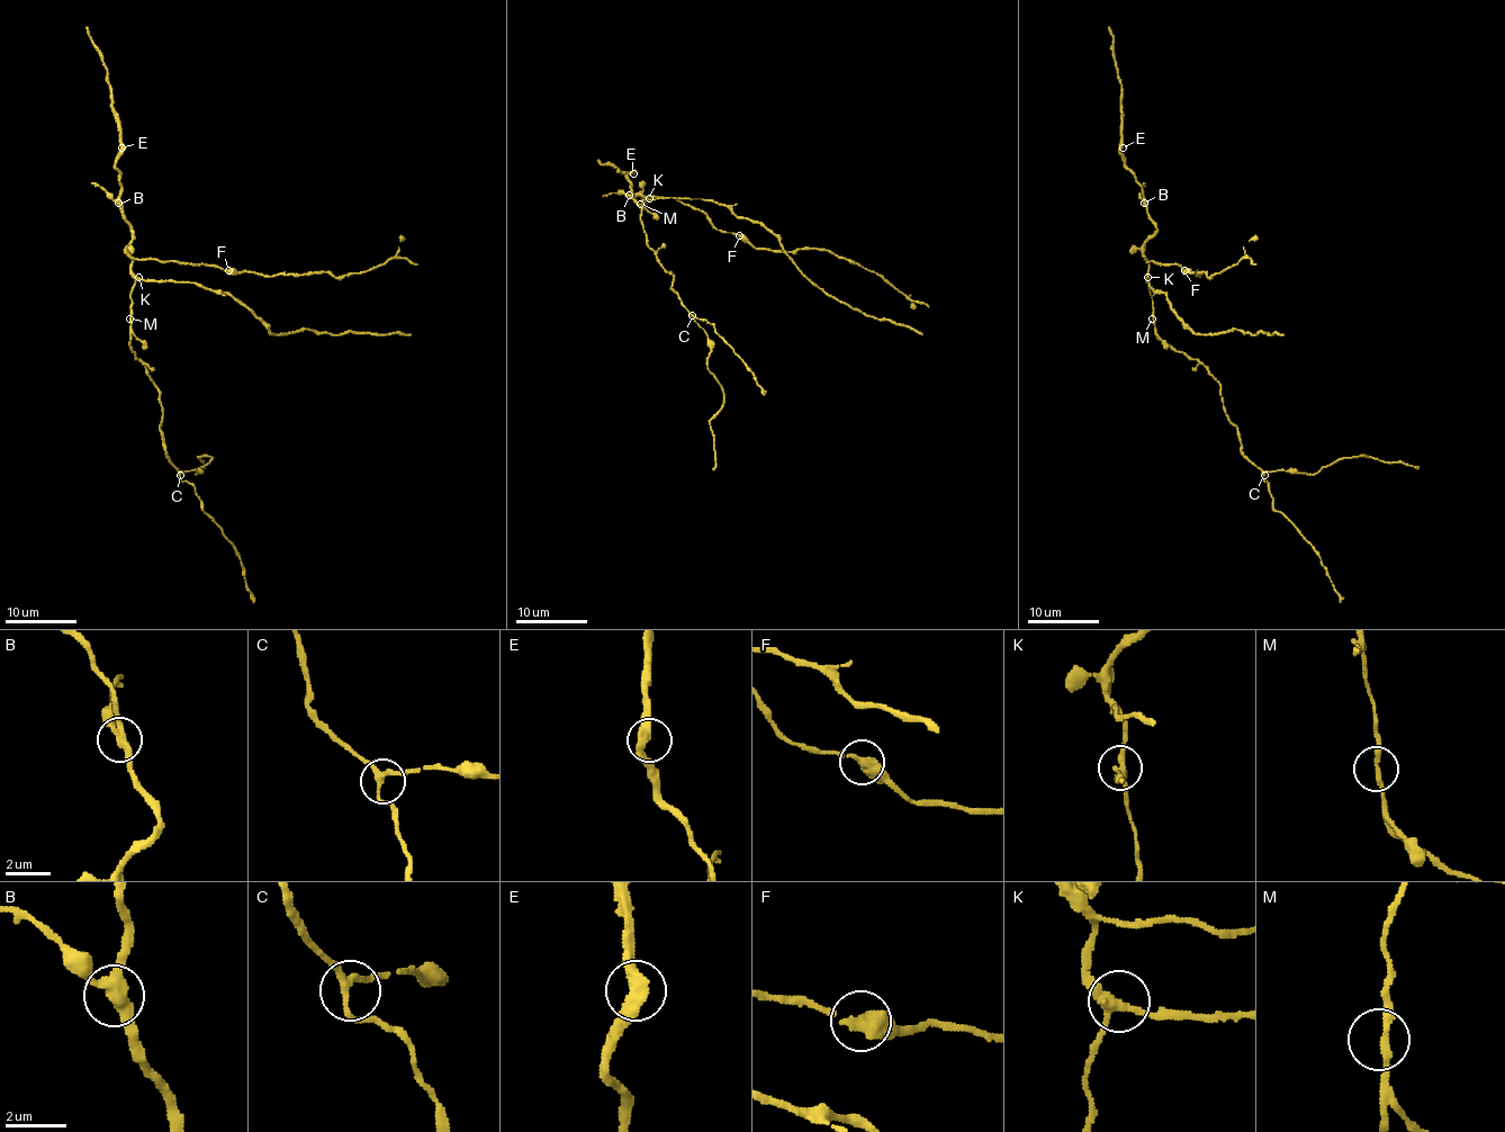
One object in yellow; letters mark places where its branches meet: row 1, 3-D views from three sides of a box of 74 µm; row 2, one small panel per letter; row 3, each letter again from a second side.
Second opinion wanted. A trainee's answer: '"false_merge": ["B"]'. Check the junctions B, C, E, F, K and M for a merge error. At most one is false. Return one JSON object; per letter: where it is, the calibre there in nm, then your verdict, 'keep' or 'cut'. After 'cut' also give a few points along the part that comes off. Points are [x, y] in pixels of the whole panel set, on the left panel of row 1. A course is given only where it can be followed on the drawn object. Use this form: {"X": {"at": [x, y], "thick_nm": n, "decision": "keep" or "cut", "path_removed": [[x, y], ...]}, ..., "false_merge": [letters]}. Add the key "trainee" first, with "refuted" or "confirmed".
{"trainee": "confirmed", "B": {"at": [118, 203], "thick_nm": 340, "decision": "cut", "path_removed": [[118, 203], [91, 183]]}, "C": {"at": [180, 475], "thick_nm": 200, "decision": "keep"}, "E": {"at": [122, 147], "thick_nm": 440, "decision": "keep"}, "F": {"at": [228, 270], "thick_nm": 440, "decision": "keep"}, "K": {"at": [138, 277], "thick_nm": 240, "decision": "keep"}, "M": {"at": [129, 319], "thick_nm": 240, "decision": "keep"}, "false_merge": ["B"]}

